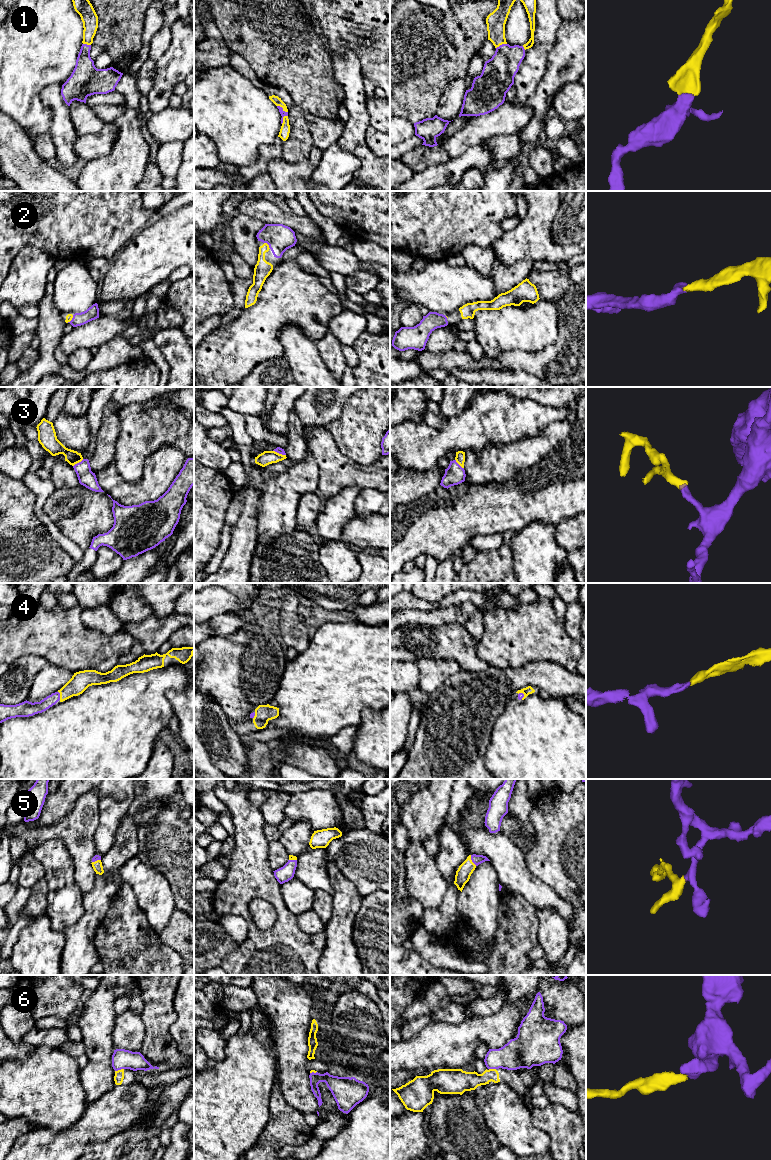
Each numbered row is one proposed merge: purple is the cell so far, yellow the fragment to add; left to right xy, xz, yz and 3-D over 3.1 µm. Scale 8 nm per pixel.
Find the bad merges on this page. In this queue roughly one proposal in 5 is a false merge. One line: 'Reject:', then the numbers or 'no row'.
Reject: 6

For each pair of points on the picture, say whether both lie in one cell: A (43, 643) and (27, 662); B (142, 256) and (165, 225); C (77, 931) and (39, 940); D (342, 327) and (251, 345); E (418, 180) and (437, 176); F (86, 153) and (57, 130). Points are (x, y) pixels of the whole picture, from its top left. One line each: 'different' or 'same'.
A: different
B: same
C: different
D: different
E: same
F: different

